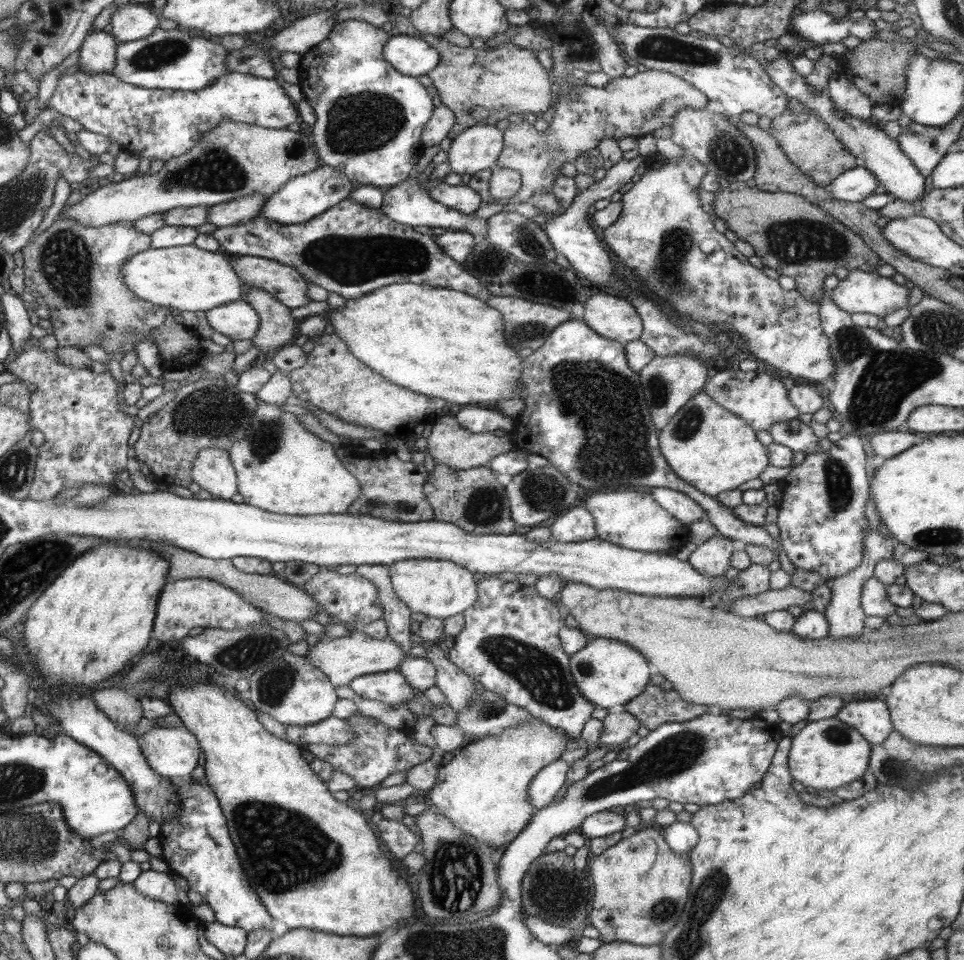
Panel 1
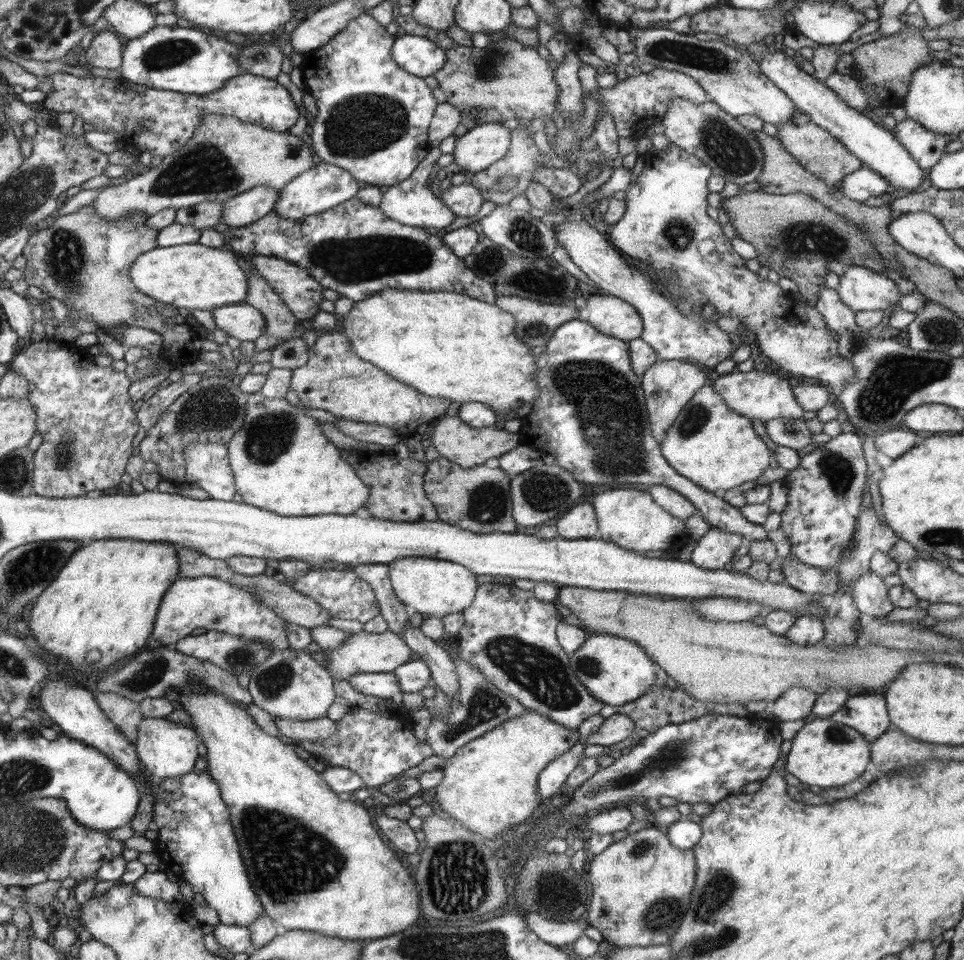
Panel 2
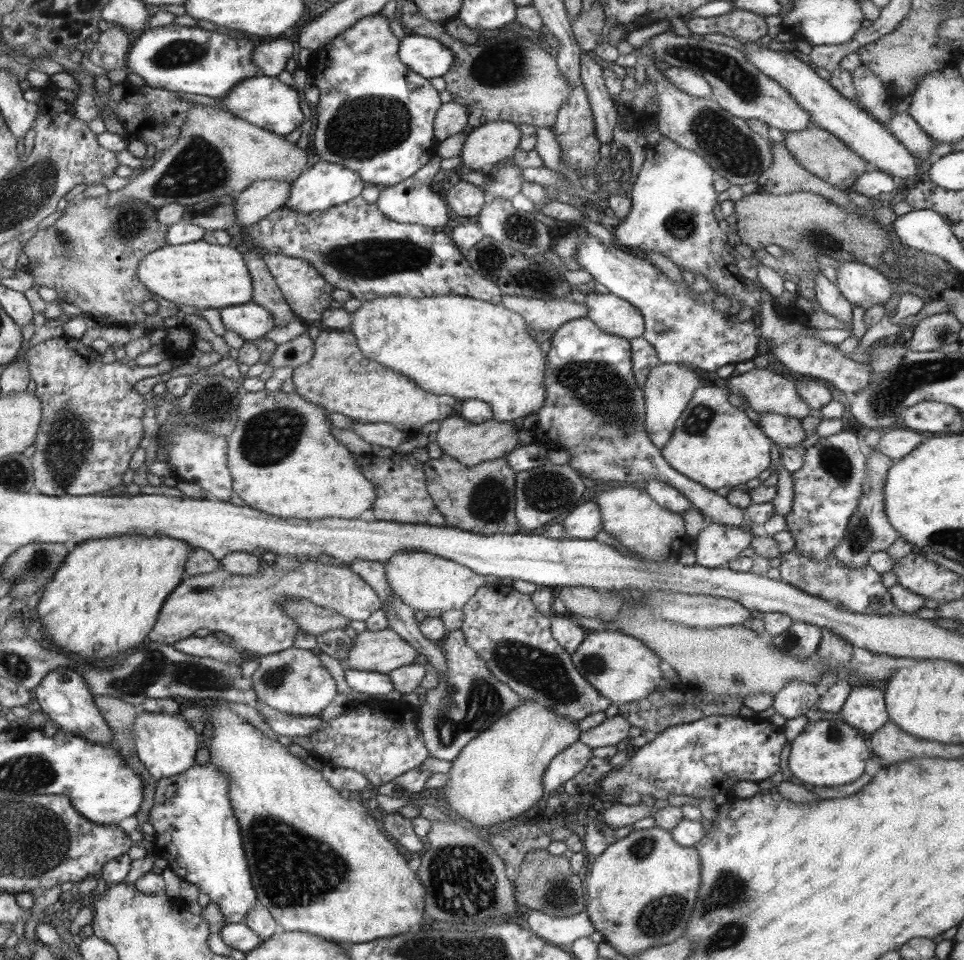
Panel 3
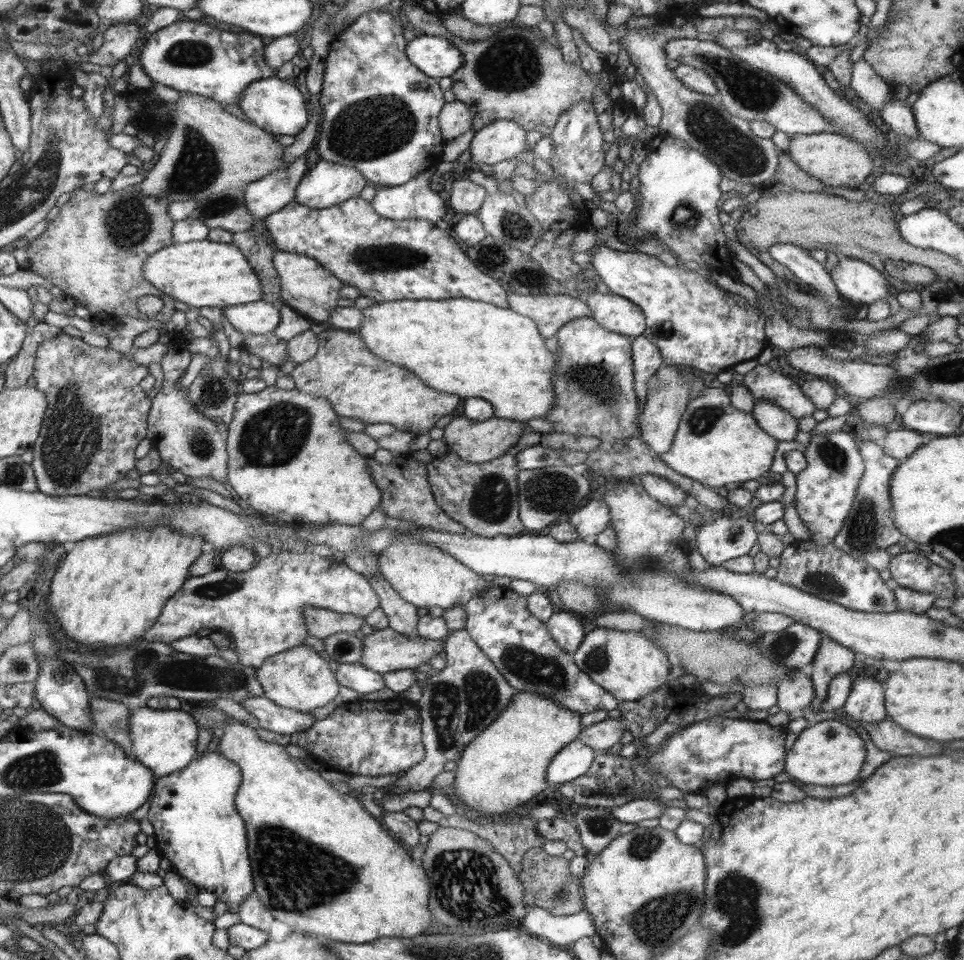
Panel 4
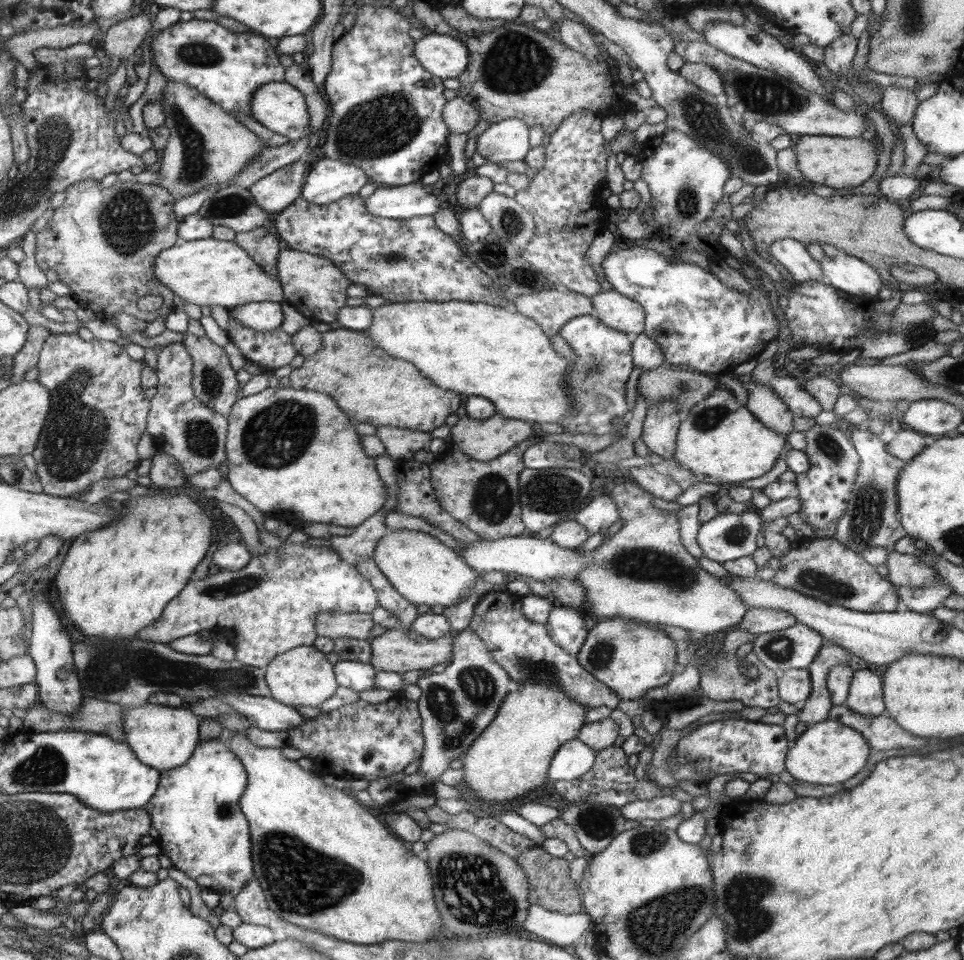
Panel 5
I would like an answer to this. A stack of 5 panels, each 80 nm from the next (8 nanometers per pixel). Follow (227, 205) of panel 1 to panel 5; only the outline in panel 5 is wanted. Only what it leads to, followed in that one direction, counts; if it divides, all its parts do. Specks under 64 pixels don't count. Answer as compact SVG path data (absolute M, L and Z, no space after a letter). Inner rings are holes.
M304 159L275 170L247 188L252 198L268 215L280 213L301 196L301 188L308 174Z

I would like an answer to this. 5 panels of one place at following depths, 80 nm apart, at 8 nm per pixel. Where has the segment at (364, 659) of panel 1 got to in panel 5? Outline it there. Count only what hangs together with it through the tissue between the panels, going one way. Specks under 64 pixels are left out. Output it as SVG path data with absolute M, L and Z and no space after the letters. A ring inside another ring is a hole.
M387 629L383 634L374 637L369 642L372 649L369 663L376 671L404 673L410 672L410 670L418 670L424 674L432 666L442 662L448 664L450 658L452 658L452 637L453 634L450 634L436 640L430 640L412 630Z

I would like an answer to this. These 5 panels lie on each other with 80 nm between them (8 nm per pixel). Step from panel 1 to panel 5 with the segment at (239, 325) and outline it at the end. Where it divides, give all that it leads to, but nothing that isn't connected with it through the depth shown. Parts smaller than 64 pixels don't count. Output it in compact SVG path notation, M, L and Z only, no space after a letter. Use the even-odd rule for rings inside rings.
M252 302L229 308L229 314L238 322L254 330L276 330L284 322L284 310L278 302Z

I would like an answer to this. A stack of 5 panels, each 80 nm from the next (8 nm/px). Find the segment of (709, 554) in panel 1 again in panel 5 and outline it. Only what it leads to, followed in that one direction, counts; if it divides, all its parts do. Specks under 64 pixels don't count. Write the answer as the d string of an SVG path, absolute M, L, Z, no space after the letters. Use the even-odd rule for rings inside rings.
M755 509L740 514L720 514L702 523L697 543L706 558L719 563L751 556L758 548L756 536L763 521Z

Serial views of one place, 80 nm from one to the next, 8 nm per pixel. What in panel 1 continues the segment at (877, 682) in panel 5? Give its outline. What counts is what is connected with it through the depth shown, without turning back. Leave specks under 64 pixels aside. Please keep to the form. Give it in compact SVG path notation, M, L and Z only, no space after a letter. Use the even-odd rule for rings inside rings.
M856 700L838 712L838 721L852 726L871 745L884 743L892 732L890 714L882 700Z

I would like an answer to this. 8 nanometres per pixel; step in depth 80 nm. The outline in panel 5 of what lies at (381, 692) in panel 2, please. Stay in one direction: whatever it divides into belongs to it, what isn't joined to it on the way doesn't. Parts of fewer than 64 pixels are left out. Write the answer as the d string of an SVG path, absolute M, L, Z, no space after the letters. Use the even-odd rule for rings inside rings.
M336 661L338 682L357 693L372 690L377 684L377 671L370 663Z

